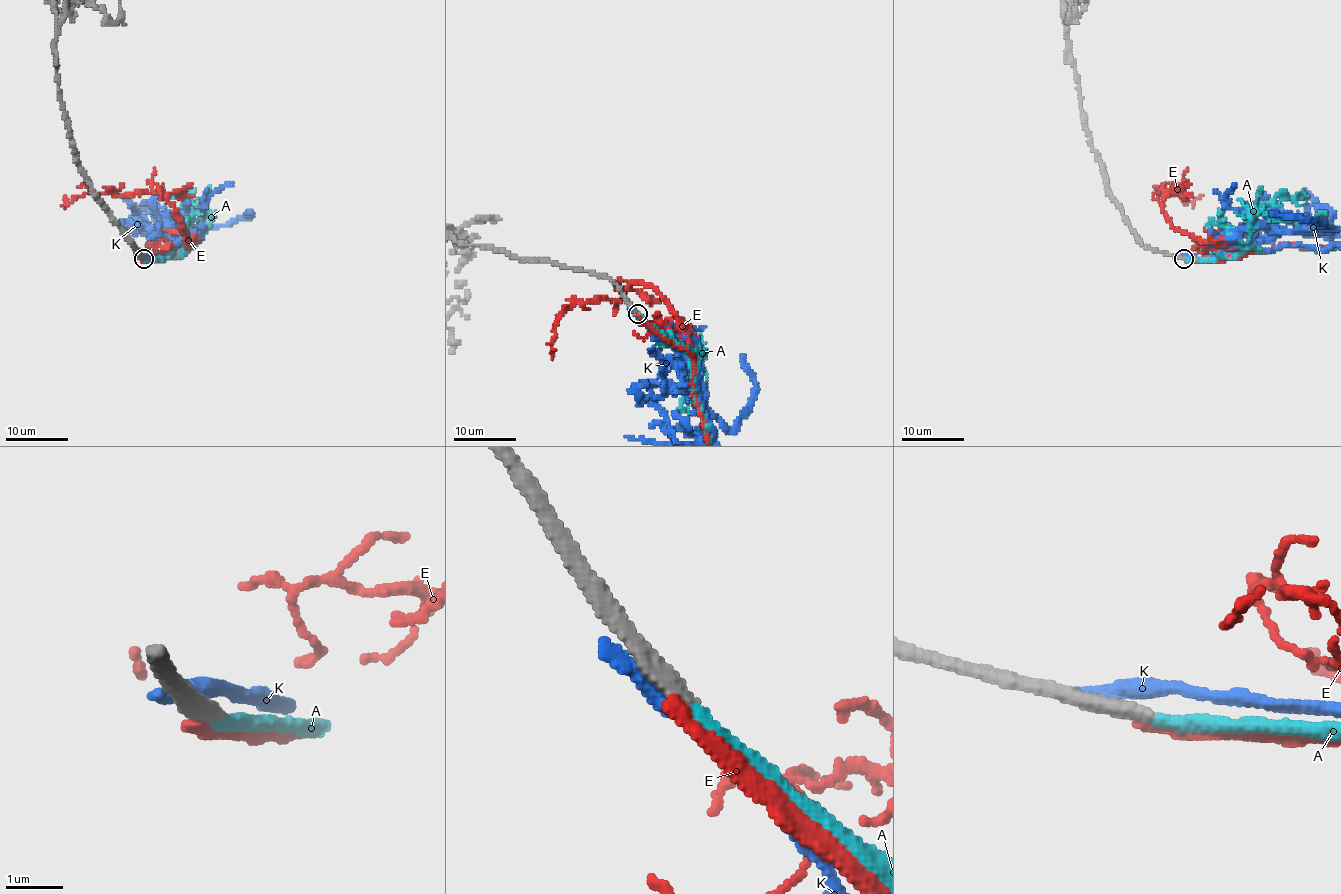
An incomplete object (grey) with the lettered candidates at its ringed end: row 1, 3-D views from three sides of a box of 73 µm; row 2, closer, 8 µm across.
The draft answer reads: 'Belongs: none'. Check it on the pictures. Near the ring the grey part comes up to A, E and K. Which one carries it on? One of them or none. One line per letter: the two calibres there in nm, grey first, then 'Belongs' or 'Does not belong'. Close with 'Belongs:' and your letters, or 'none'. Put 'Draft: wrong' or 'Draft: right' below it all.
A: Thickness 320 nm (grey) against 260 nm. Belongs
E: Thickness 360 nm (grey) against 240 nm. Does not belong
K: Thickness 420 nm (grey) against 360 nm. Does not belong
Belongs: A
Draft: wrong

